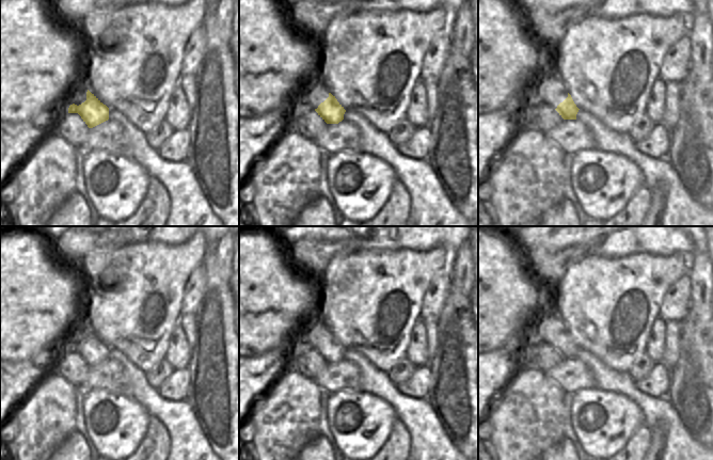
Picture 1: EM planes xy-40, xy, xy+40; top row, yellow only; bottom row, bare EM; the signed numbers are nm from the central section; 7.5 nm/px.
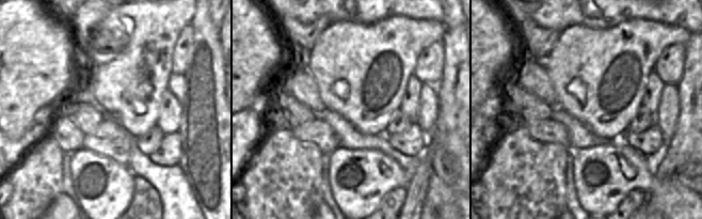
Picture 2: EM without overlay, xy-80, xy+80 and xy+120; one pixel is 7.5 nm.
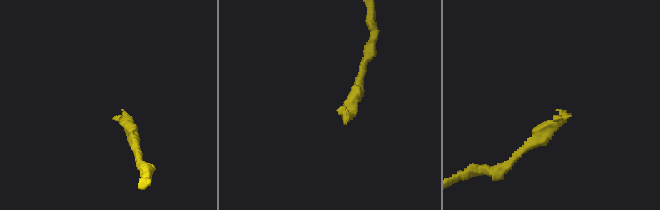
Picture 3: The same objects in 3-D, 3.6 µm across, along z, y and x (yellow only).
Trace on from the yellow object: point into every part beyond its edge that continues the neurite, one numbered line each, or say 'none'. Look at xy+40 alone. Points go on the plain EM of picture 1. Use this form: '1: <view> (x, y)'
1: xy+40 (545, 322)

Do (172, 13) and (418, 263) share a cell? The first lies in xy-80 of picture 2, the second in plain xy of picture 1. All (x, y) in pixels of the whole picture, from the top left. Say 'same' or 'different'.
same

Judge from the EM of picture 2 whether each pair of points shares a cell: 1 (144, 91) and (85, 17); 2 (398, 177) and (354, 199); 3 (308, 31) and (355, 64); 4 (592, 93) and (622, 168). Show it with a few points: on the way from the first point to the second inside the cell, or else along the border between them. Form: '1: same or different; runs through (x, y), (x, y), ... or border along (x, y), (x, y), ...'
1: same; runs through (142, 65), (142, 46), (111, 17)
2: same; runs through (387, 177), (376, 177), (365, 188)
3: different; border along (332, 22), (319, 34), (305, 59)
4: different; border along (620, 138), (610, 141)

